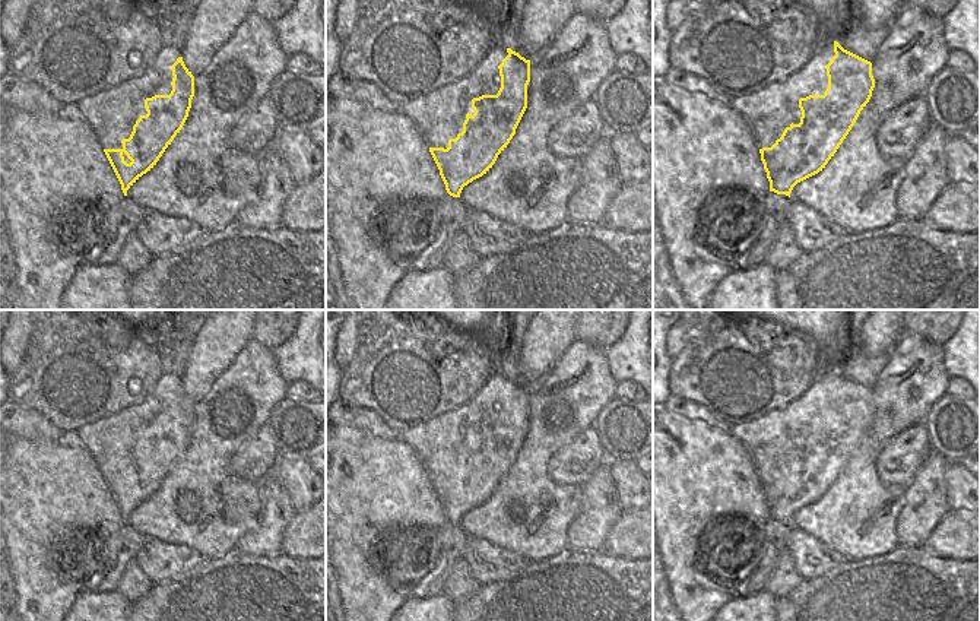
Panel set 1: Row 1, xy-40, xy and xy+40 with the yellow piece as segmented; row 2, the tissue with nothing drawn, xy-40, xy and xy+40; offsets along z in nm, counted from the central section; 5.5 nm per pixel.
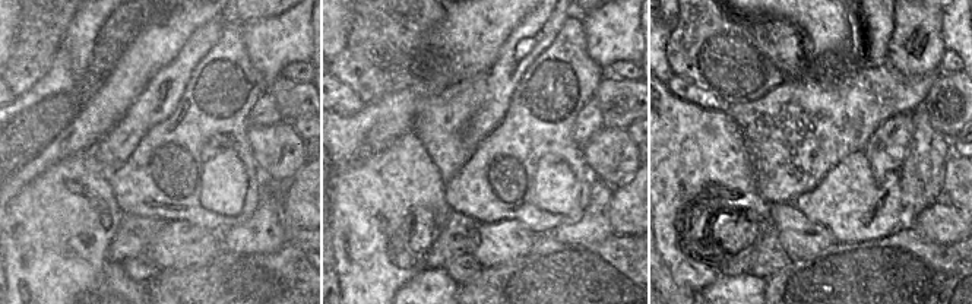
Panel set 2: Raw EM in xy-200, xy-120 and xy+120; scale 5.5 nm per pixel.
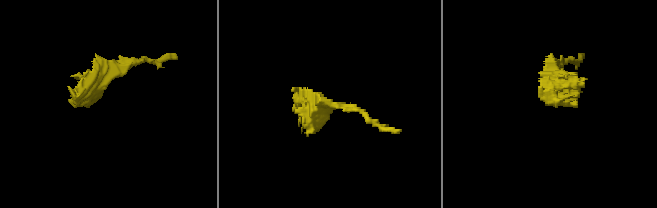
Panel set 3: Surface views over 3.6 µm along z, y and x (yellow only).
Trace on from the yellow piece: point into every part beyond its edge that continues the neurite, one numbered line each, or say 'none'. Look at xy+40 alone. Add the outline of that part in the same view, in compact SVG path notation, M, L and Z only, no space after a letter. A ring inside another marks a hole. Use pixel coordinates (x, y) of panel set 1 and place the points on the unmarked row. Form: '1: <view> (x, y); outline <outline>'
none

